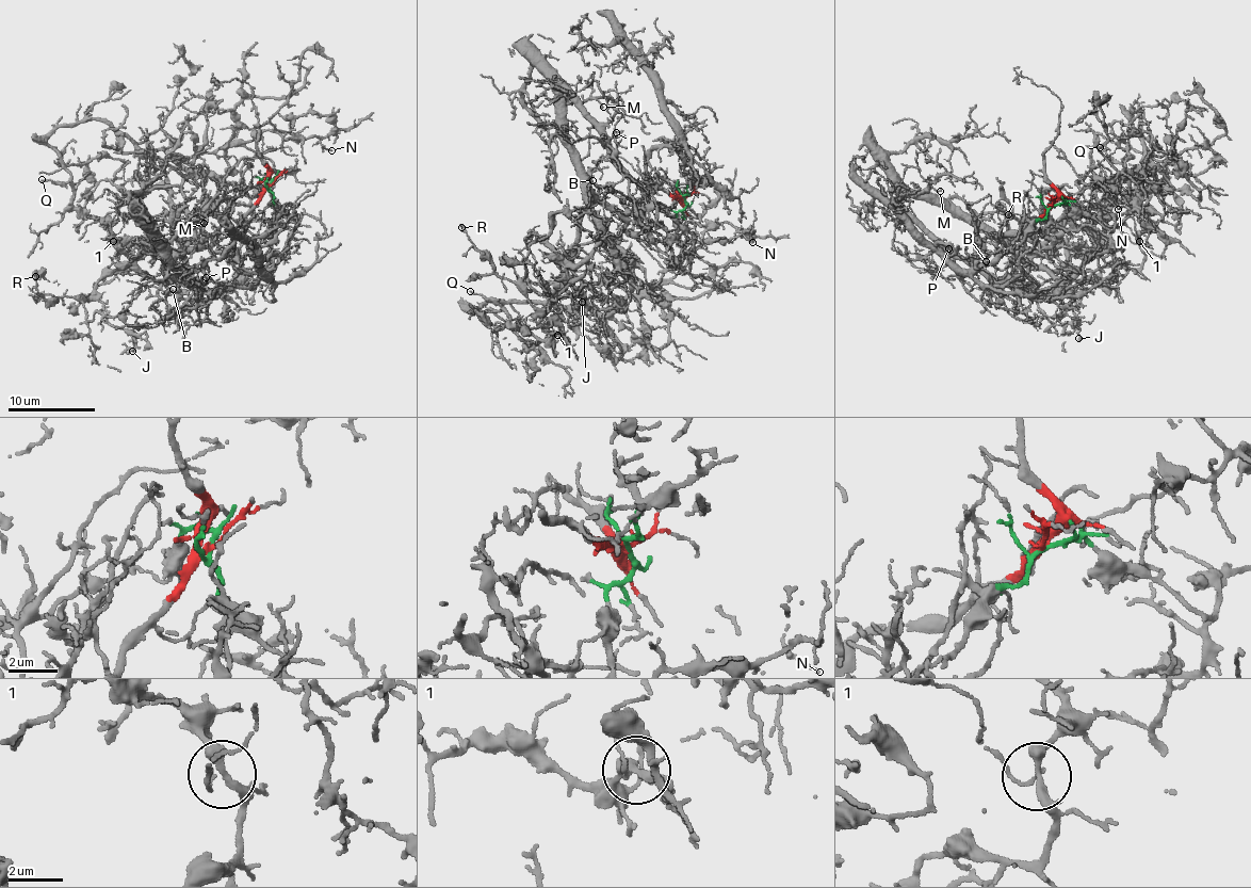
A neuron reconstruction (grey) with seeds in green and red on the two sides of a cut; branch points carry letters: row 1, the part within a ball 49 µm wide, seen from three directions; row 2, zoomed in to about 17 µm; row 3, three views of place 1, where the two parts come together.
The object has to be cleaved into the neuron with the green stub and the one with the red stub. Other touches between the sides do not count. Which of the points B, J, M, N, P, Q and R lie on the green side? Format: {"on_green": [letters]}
{"on_green": ["J", "N", "Q", "R"]}

